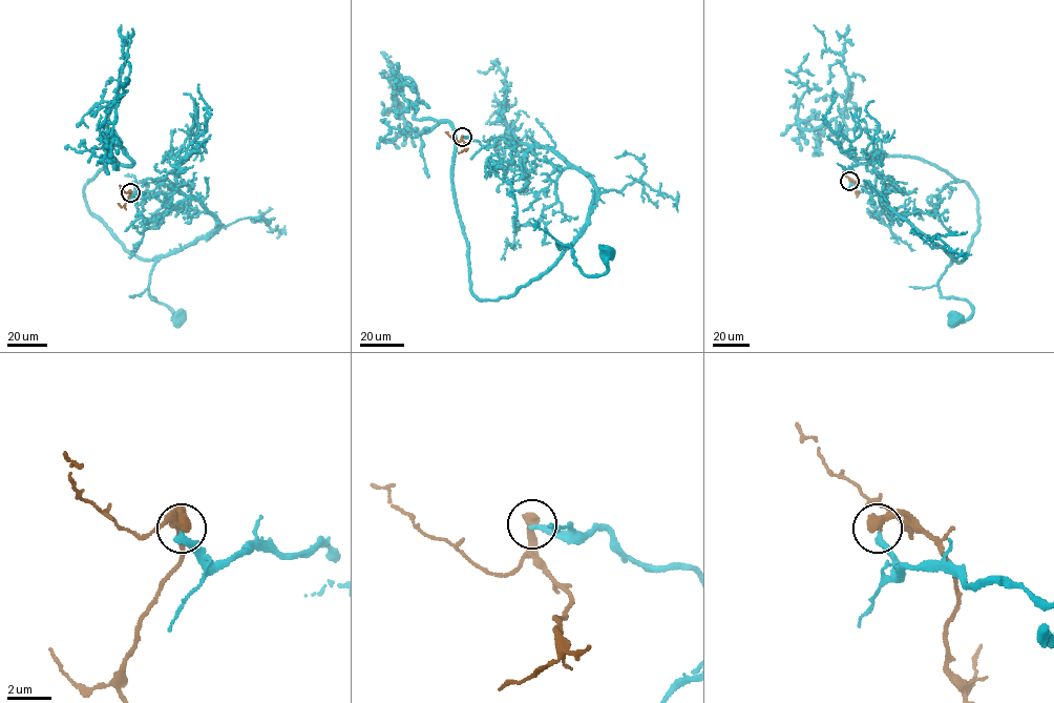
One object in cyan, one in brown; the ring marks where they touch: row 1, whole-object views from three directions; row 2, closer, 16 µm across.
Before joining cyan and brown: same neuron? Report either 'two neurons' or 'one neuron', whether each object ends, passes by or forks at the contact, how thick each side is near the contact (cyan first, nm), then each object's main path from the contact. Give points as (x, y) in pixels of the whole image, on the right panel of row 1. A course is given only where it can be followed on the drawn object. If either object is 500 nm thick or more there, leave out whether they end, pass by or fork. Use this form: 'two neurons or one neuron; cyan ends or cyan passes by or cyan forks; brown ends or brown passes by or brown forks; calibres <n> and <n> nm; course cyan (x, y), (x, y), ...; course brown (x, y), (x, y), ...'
one neuron; calibres 280 and 500 nm; course cyan (849, 181), (877, 192), (950, 255), (940, 292), (965, 300), (973, 311), (956, 319); course brown (849, 181), (856, 184), (858, 194), (858, 190)

